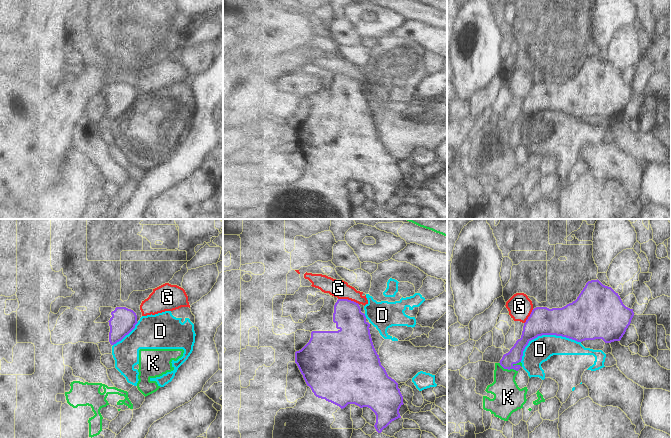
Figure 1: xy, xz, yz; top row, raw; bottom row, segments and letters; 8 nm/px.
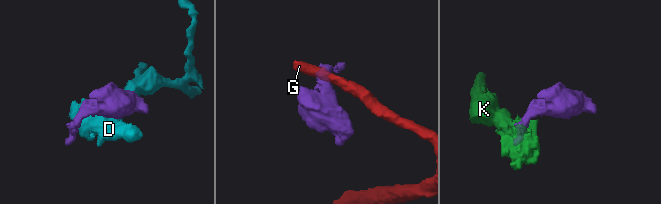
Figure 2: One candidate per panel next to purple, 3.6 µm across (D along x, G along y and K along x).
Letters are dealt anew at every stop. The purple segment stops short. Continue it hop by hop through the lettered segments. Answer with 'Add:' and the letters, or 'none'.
Add: none

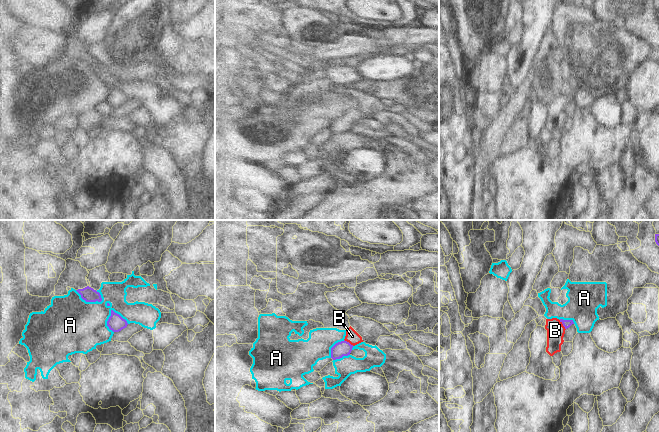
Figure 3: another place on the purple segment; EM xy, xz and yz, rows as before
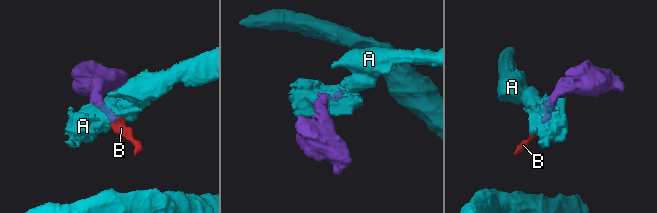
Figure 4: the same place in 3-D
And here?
Add: B

